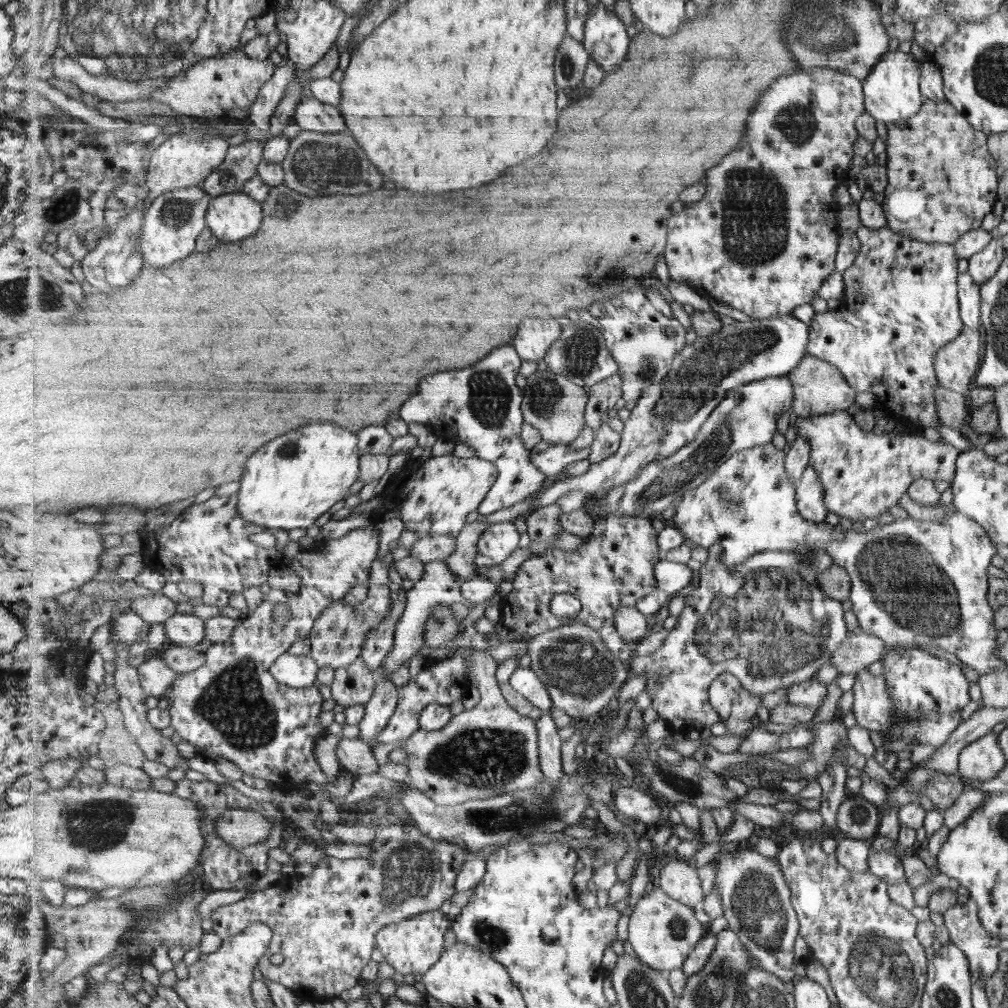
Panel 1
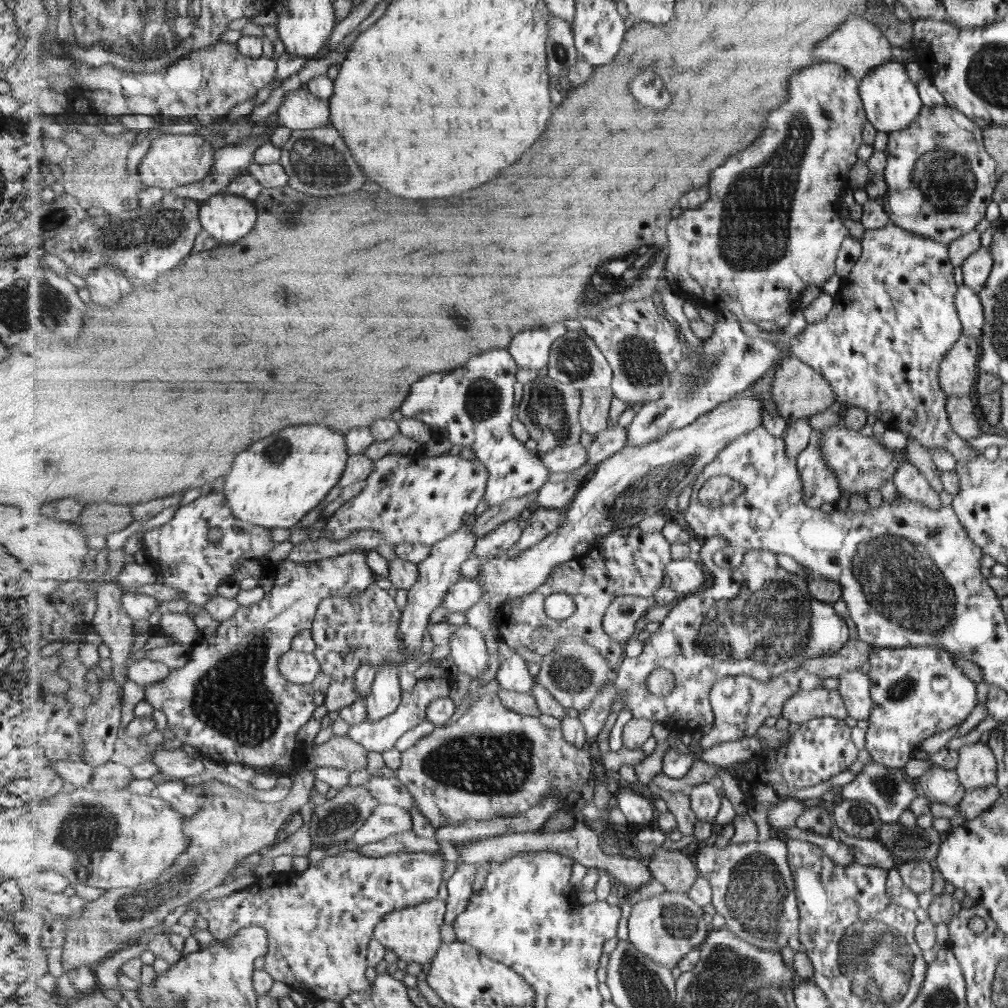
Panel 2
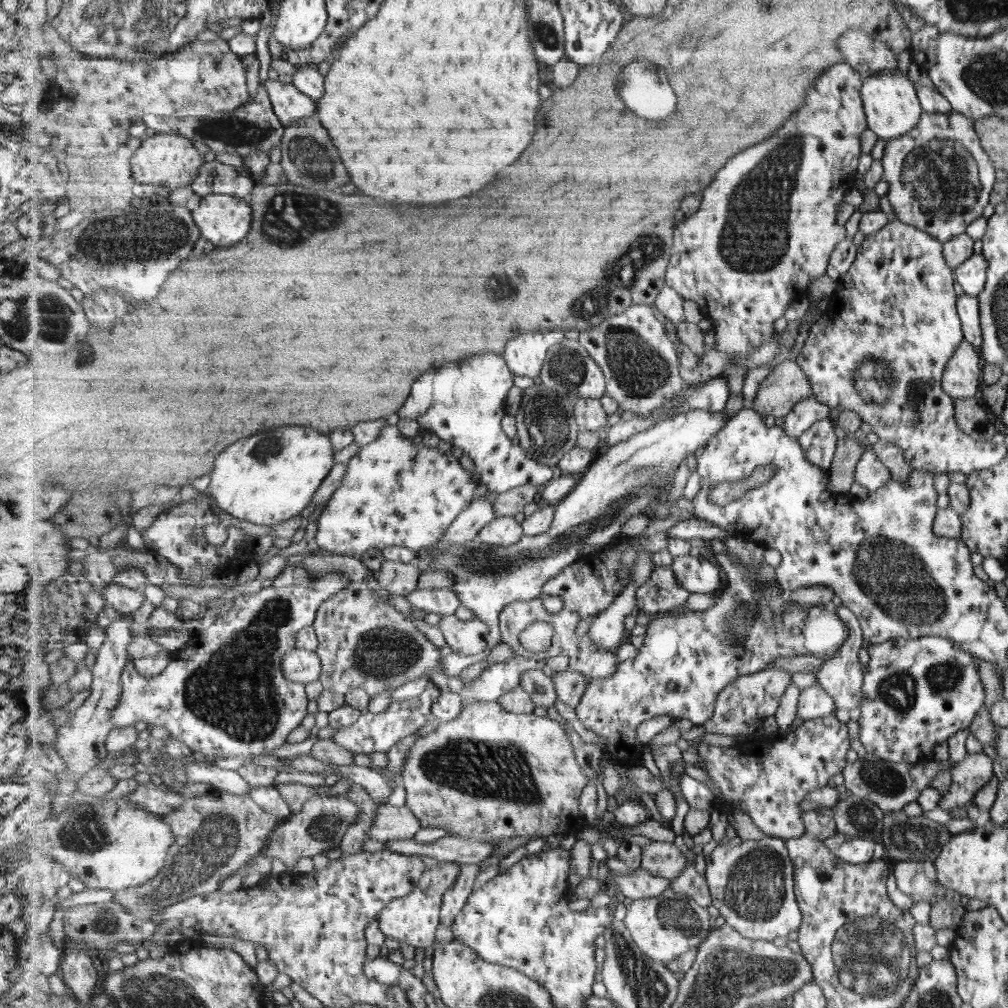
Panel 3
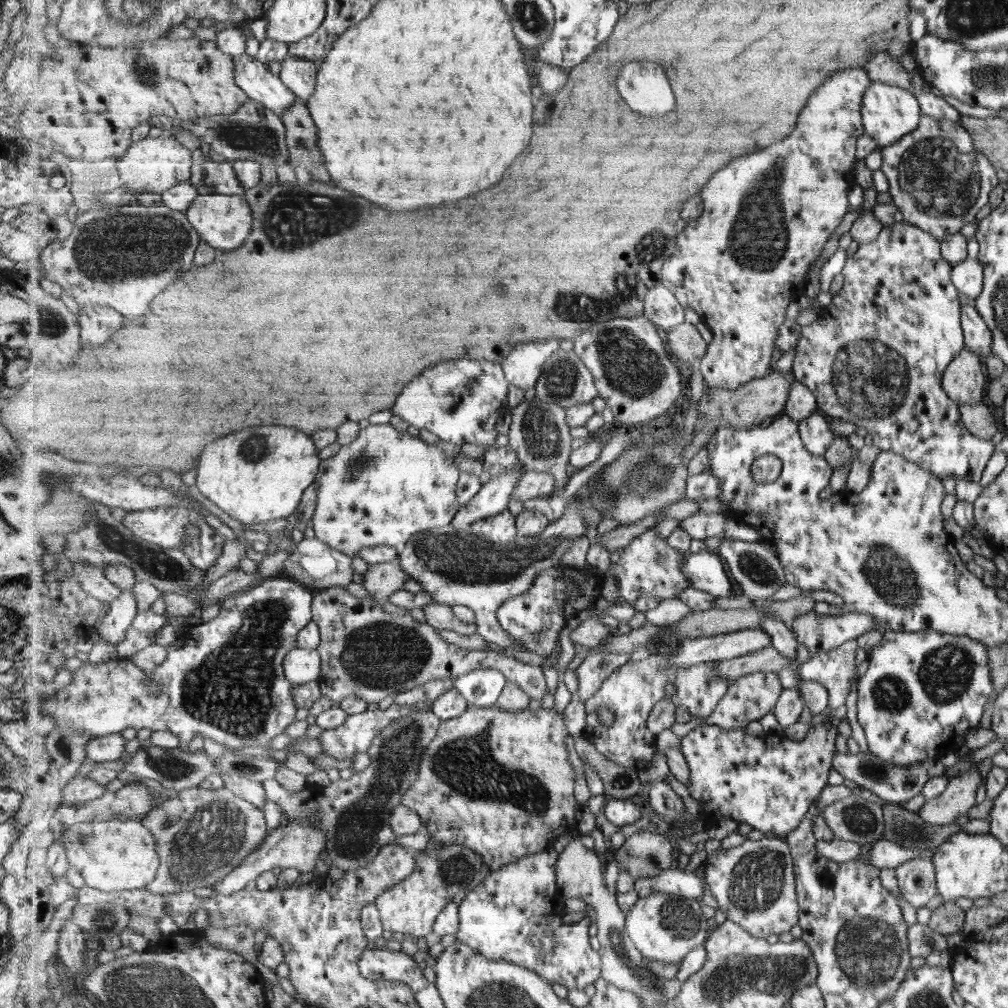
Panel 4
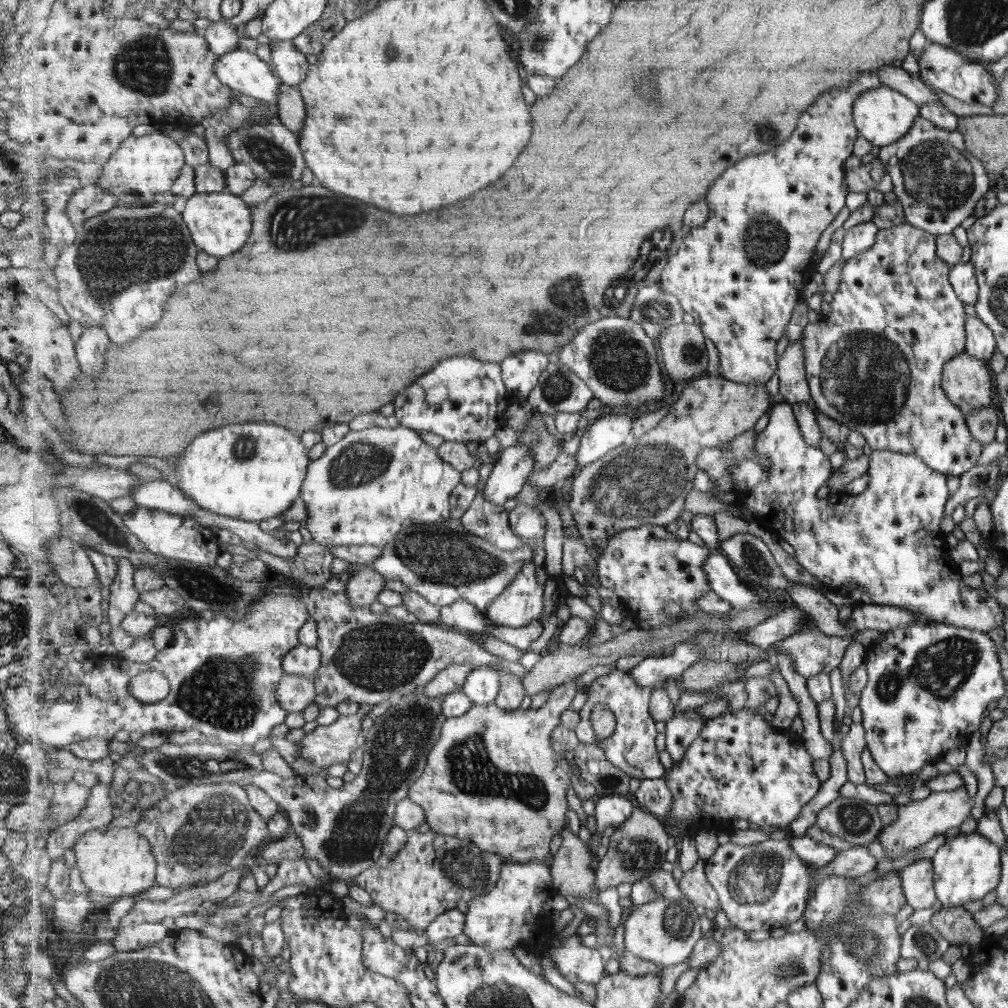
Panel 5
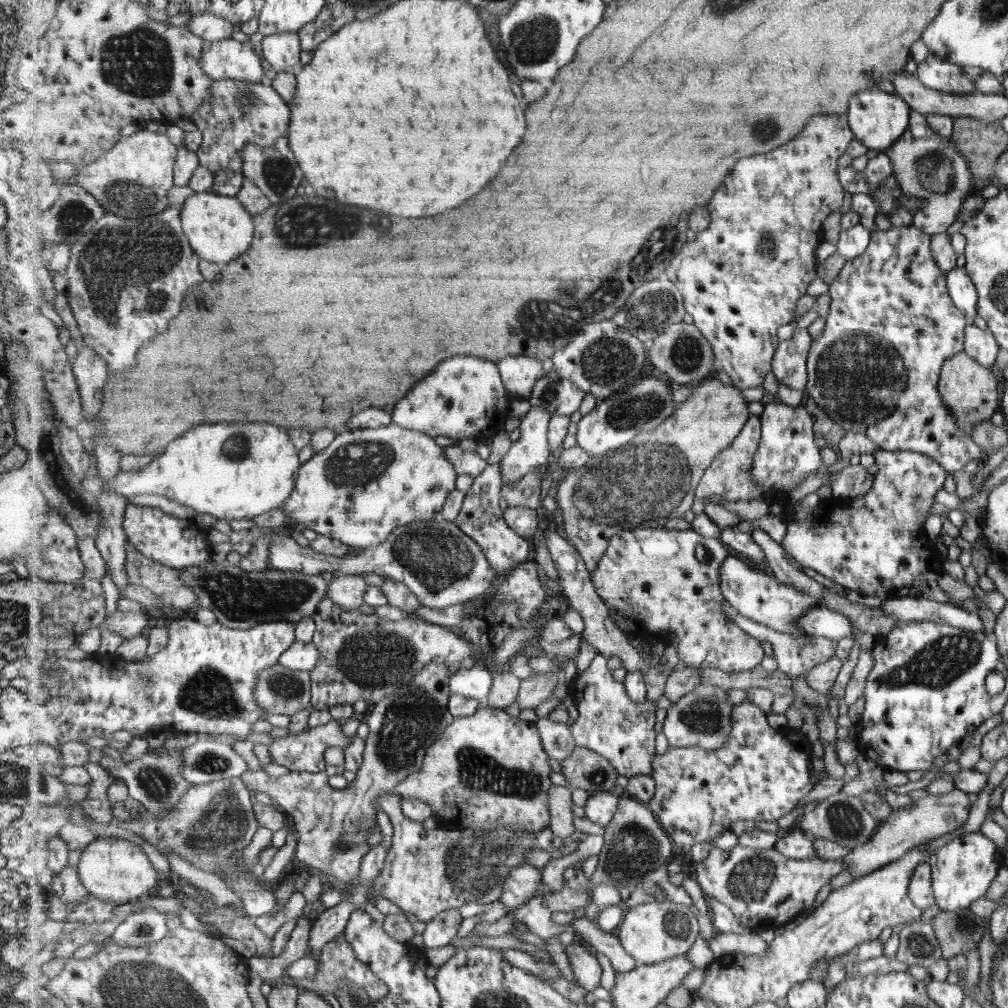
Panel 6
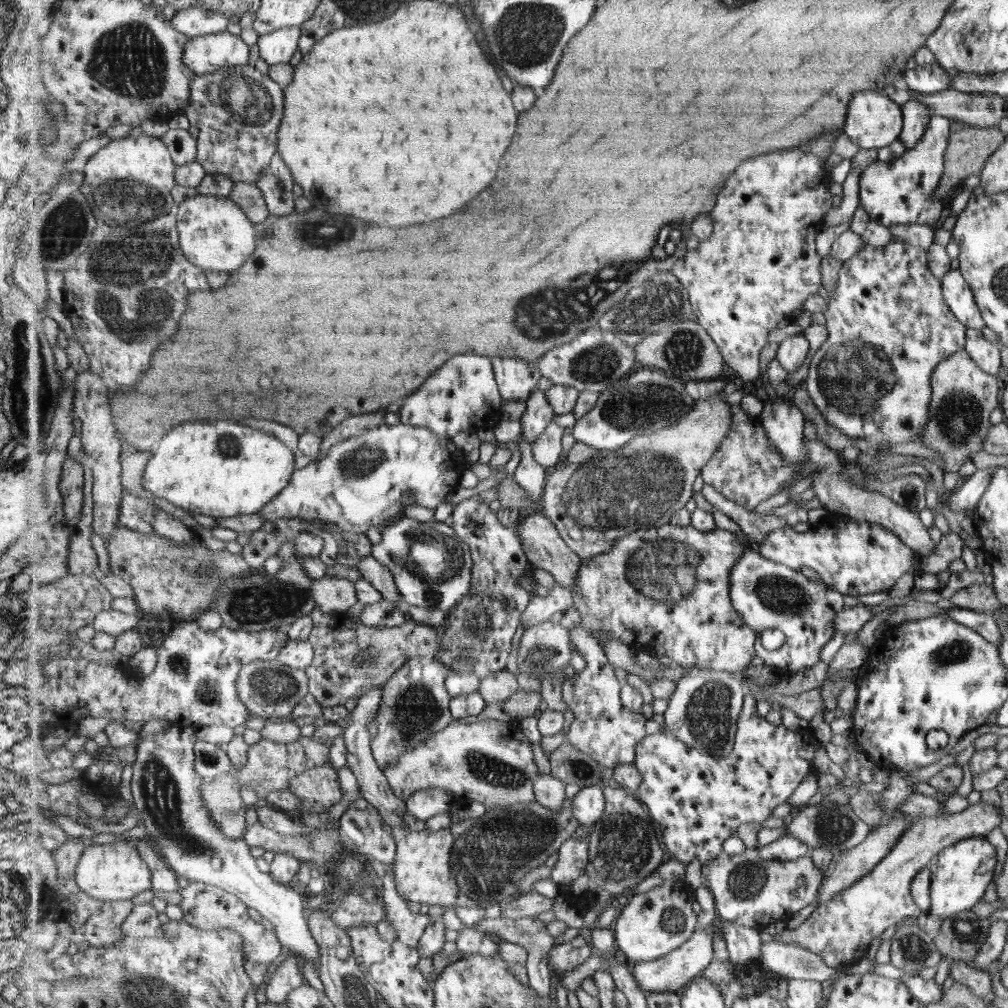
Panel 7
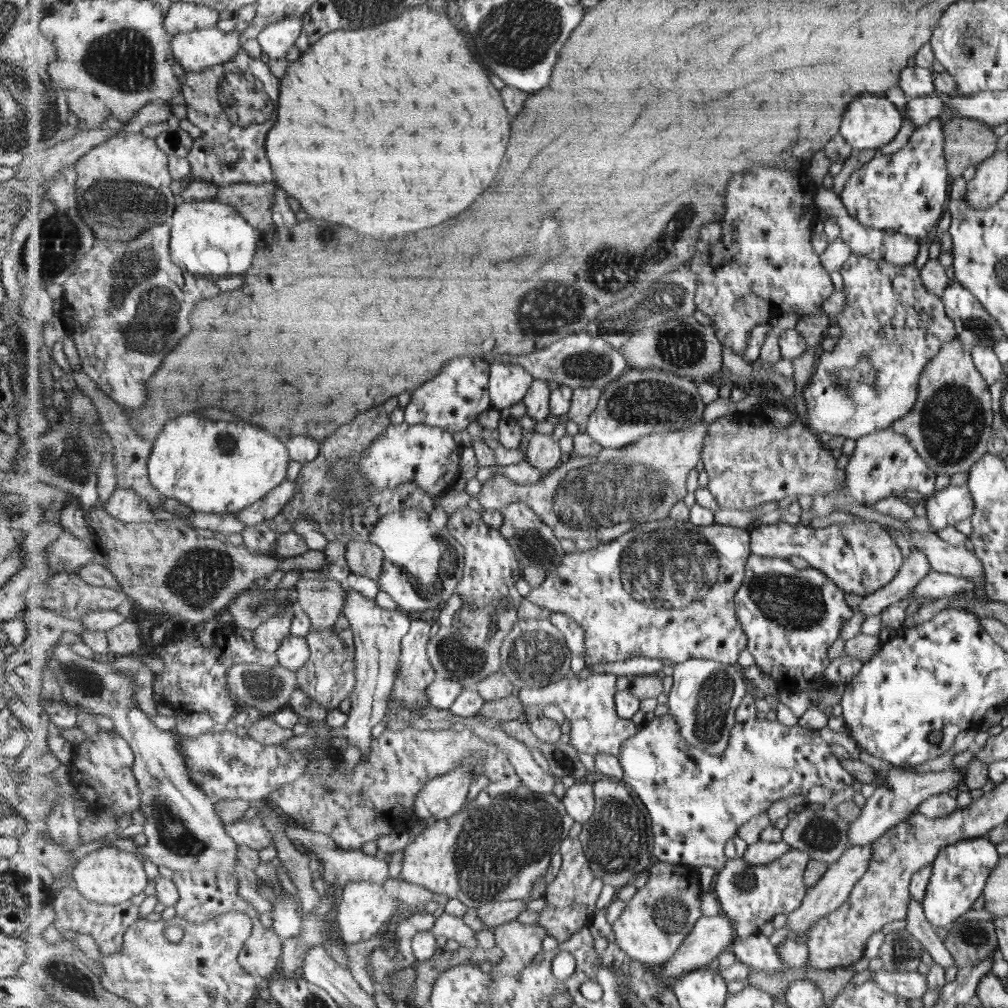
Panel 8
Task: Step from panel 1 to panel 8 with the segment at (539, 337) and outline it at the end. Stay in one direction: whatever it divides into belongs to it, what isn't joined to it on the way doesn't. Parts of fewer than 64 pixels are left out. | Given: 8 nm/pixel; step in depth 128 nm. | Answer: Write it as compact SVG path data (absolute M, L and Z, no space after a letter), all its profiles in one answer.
M495 360L490 365L490 395L495 409L510 409L529 394L536 379L517 363Z

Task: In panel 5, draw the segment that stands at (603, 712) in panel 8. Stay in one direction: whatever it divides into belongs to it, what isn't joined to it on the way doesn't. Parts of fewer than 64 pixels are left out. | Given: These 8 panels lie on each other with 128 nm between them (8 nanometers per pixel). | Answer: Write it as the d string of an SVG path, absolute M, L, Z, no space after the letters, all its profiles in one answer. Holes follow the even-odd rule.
M617 670L594 680L590 686L590 696L587 705L580 711L581 722L575 728L581 743L599 744L605 751L607 759L615 766L627 772L635 779L664 779L665 768L659 760L657 752L657 728L651 712L651 701L657 689L663 689L665 682L657 683L650 688L642 688L635 680L634 675L627 670ZM597 704L609 706L617 716L617 730L612 737L605 740L599 739L593 724L591 724L591 712Z

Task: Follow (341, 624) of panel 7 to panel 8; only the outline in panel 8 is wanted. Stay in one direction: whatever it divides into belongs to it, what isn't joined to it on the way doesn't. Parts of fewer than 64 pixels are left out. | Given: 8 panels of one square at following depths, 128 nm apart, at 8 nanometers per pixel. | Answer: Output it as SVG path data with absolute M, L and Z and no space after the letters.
M351 626L342 632L335 632L333 627L312 630L306 637L312 654L303 669L297 671L299 690L307 693L325 709L338 709L345 698L351 698L357 687L356 642Z

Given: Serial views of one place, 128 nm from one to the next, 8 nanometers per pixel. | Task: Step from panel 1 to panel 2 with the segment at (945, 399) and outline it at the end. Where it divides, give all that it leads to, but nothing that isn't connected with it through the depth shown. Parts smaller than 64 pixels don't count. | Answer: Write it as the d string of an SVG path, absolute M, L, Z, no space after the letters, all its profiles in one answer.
M949 397L945 403L948 421L957 436L969 439L980 435L979 425L984 425L977 411L975 400L970 397Z

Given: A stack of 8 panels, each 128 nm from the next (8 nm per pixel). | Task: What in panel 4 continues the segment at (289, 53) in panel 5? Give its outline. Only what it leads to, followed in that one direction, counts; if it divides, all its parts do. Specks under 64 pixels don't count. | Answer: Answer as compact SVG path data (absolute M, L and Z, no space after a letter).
M287 53L281 62L279 76L293 92L297 93L297 96L306 102L315 94L317 72L317 66L313 61L303 60Z

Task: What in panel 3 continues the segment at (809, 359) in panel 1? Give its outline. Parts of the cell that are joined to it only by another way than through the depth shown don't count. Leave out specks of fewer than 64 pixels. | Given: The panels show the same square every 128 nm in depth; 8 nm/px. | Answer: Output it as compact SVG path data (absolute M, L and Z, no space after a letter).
M783 358L760 383L751 407L761 416L782 419L792 412L797 402L811 396L815 397L815 391L807 373L796 360Z

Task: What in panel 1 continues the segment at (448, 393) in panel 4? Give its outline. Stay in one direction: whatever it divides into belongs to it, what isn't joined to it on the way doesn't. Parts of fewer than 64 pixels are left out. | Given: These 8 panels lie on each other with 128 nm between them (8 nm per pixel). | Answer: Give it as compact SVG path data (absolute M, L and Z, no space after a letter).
M514 346L497 348L497 352L489 354L485 360L477 362L471 368L459 370L459 372L441 372L425 378L425 384L421 384L421 392L413 396L413 400L405 402L405 408L401 408L400 419L407 423L419 422L434 430L439 430L445 438L459 443L464 442L476 451L476 456L494 462L499 469L499 478L495 486L491 488L483 503L478 508L479 514L493 514L497 510L503 510L507 506L513 506L517 502L523 502L543 486L546 474L541 472L532 462L530 449L525 446L523 428L526 424L523 409L524 389L517 386L517 376L521 370L521 360Z

